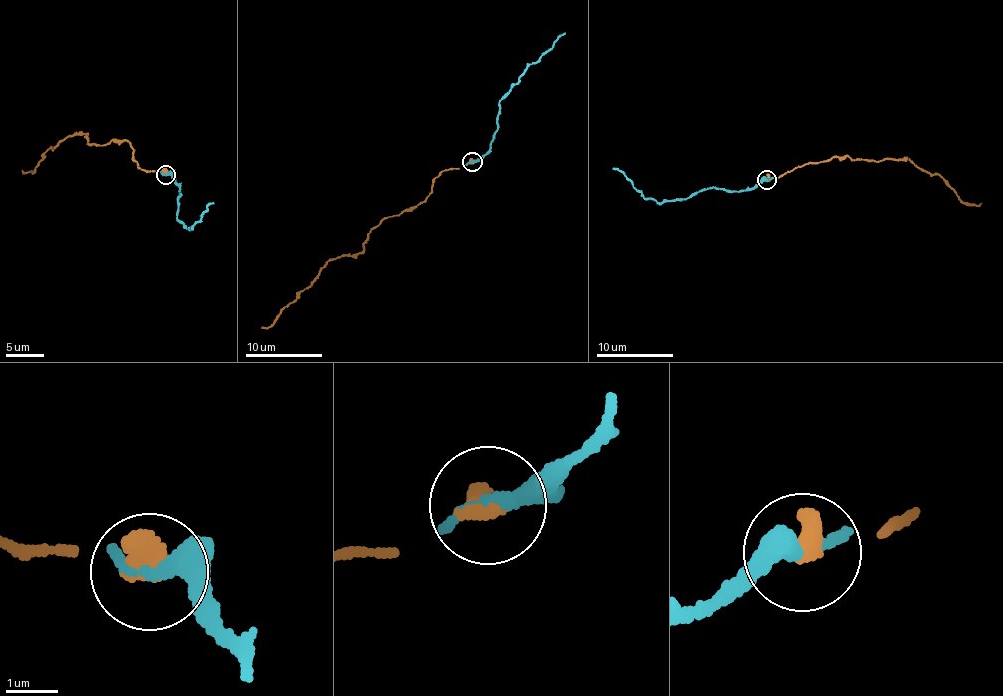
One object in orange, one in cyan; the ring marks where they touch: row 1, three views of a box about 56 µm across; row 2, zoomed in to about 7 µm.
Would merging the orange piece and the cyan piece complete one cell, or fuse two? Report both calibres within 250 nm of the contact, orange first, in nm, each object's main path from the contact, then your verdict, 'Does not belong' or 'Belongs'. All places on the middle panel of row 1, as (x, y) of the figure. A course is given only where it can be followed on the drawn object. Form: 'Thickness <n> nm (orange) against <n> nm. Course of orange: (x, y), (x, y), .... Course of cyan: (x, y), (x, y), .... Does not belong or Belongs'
Thickness 480 nm (orange) against 360 nm. Course of orange: (473, 162), (446, 169), (428, 197), (386, 217), (363, 250), (331, 259), (278, 318), (261, 326). Course of cyan: (473, 162), (488, 151), (493, 133), (497, 129), (499, 102), (528, 65), (564, 33). Does not belong

